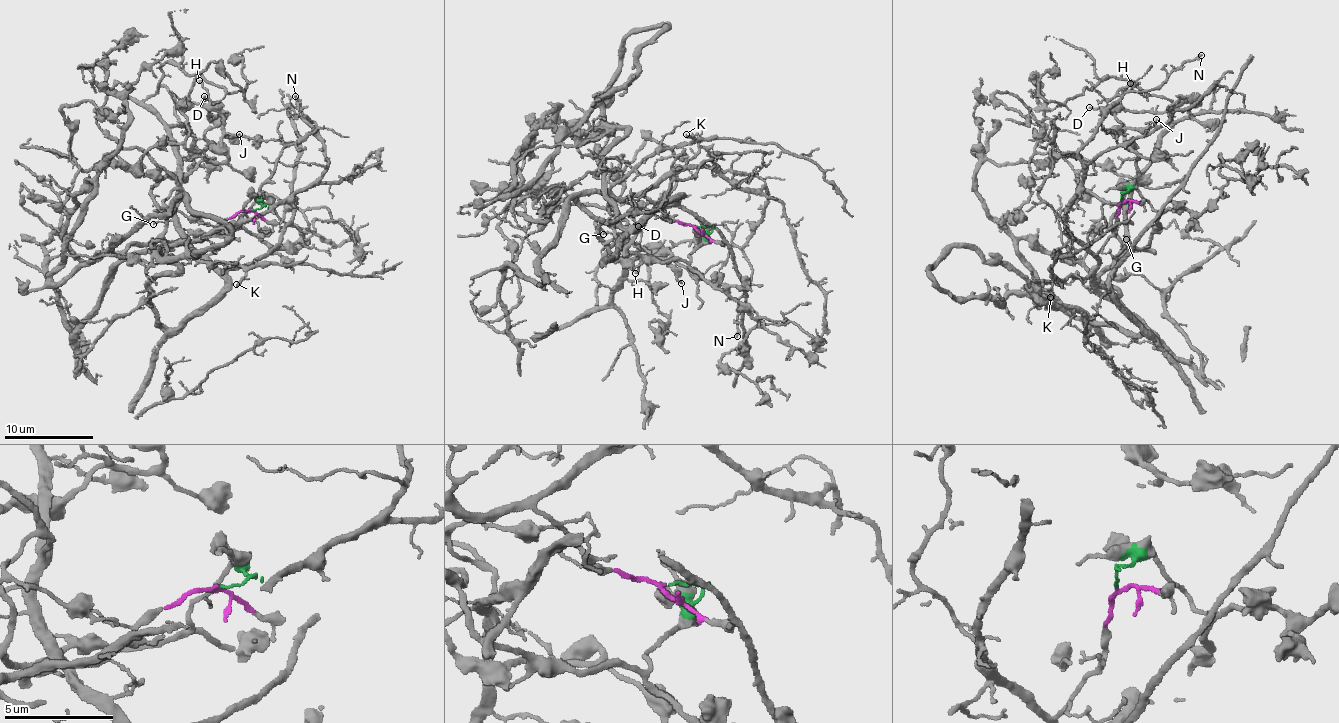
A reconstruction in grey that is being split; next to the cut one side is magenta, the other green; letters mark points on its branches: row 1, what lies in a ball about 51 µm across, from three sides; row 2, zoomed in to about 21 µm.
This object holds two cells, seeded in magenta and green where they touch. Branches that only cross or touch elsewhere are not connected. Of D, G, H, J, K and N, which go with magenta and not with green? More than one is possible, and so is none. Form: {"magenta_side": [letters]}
{"magenta_side": ["K", "N"]}

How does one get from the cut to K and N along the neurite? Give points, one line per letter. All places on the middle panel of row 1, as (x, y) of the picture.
K: (698, 226), (666, 218), (646, 197), (617, 198), (611, 189), (657, 152), (694, 139), (686, 134)
N: (698, 226), (643, 195), (708, 167), (766, 191), (742, 249), (751, 281), (736, 336)

